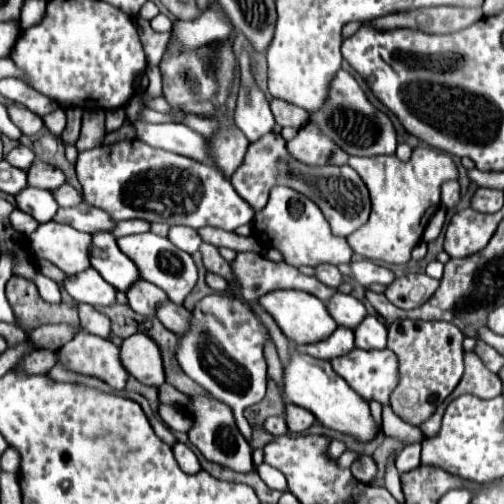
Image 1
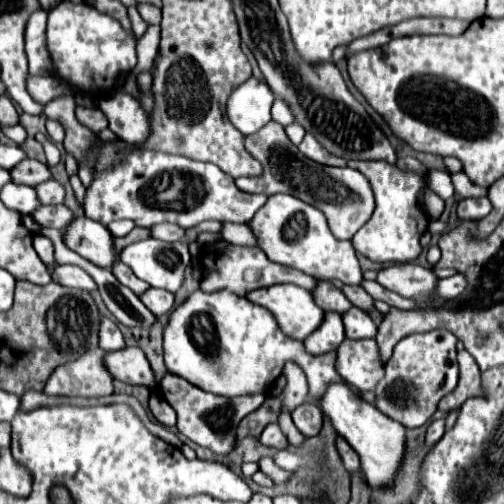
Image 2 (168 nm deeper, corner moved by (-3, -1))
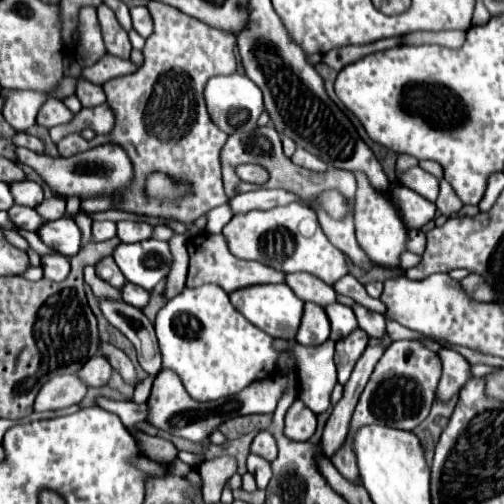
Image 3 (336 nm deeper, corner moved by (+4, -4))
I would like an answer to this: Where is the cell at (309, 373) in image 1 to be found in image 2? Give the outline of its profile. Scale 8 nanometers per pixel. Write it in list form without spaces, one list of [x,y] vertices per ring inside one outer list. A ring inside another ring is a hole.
[[[332,382],[328,384],[326,392],[320,396],[320,408],[324,416],[330,418],[334,430],[338,436],[342,436],[360,456],[362,462],[362,472],[372,486],[390,486],[396,472],[398,464],[404,454],[404,438],[406,438],[406,428],[392,420],[390,416],[382,414],[376,406],[368,404],[360,396],[356,396],[350,386],[342,382]]]

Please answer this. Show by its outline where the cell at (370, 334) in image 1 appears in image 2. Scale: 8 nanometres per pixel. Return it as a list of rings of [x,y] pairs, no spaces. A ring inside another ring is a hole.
[[[352,306],[352,310],[348,310],[348,314],[342,316],[342,320],[346,328],[346,338],[364,340],[364,338],[374,338],[378,334],[378,328],[370,318],[370,314],[360,308]]]

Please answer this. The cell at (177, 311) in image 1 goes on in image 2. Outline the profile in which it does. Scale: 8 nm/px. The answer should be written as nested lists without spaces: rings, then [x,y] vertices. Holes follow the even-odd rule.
[[[150,288],[142,294],[140,298],[144,302],[144,306],[156,316],[164,316],[164,314],[170,314],[172,308],[174,308],[174,294],[168,292],[168,290],[158,290],[158,288]]]

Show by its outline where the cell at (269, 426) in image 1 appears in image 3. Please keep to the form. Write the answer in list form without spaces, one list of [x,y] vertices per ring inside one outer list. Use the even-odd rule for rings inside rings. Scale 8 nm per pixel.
[[[261,431],[261,433],[253,439],[253,443],[251,443],[251,451],[253,451],[255,455],[267,459],[267,461],[273,461],[273,459],[277,457],[277,443],[275,443],[275,439],[273,439],[271,433]]]

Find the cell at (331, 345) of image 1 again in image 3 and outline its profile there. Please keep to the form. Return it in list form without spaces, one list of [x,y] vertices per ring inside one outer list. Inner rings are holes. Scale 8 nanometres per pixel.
[[[305,303],[303,319],[295,339],[301,345],[323,345],[329,339],[329,319],[319,305]]]

